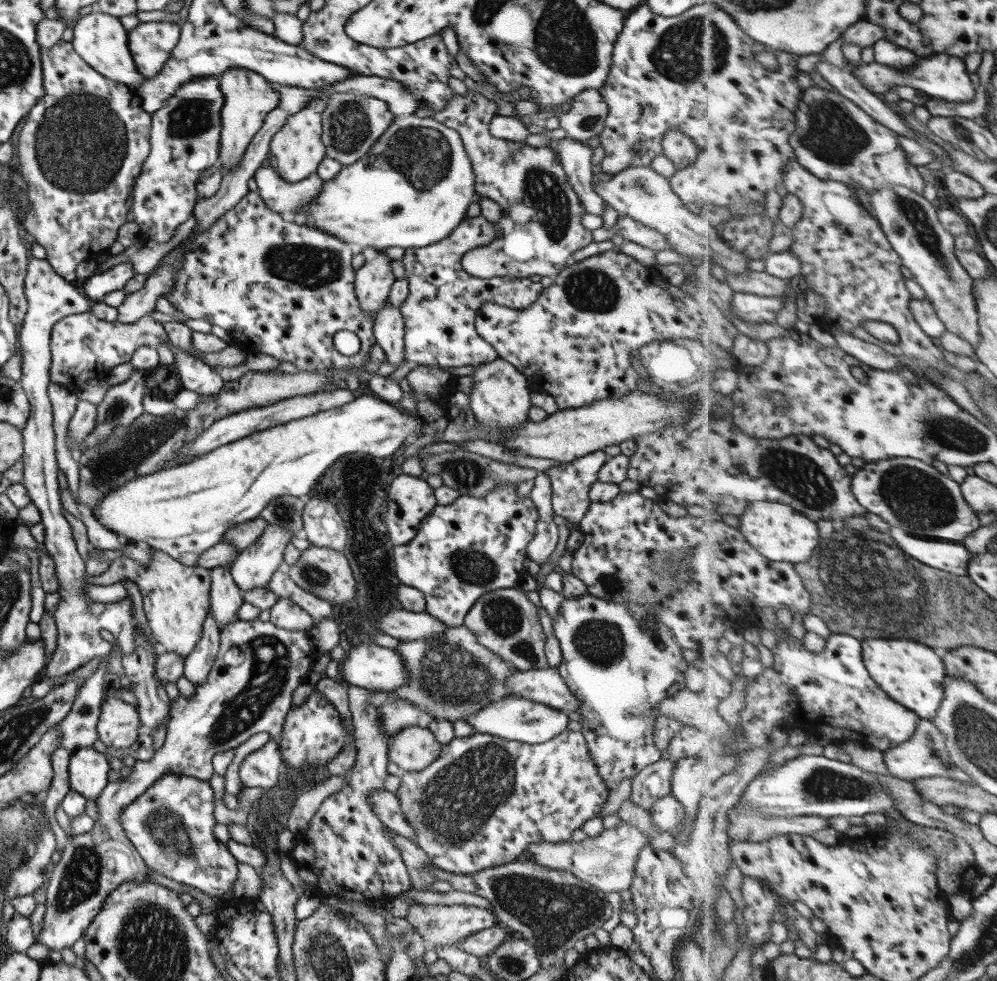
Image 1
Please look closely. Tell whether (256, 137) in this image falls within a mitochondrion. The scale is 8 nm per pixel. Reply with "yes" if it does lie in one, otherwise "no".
no

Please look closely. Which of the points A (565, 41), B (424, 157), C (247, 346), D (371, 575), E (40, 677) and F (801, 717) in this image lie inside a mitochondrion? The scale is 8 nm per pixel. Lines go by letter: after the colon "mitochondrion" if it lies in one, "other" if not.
A: mitochondrion
B: mitochondrion
C: other
D: mitochondrion
E: other
F: other

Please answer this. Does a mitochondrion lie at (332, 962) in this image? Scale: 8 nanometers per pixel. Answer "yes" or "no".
yes

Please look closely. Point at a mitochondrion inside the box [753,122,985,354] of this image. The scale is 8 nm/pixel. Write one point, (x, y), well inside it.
(914, 215)

